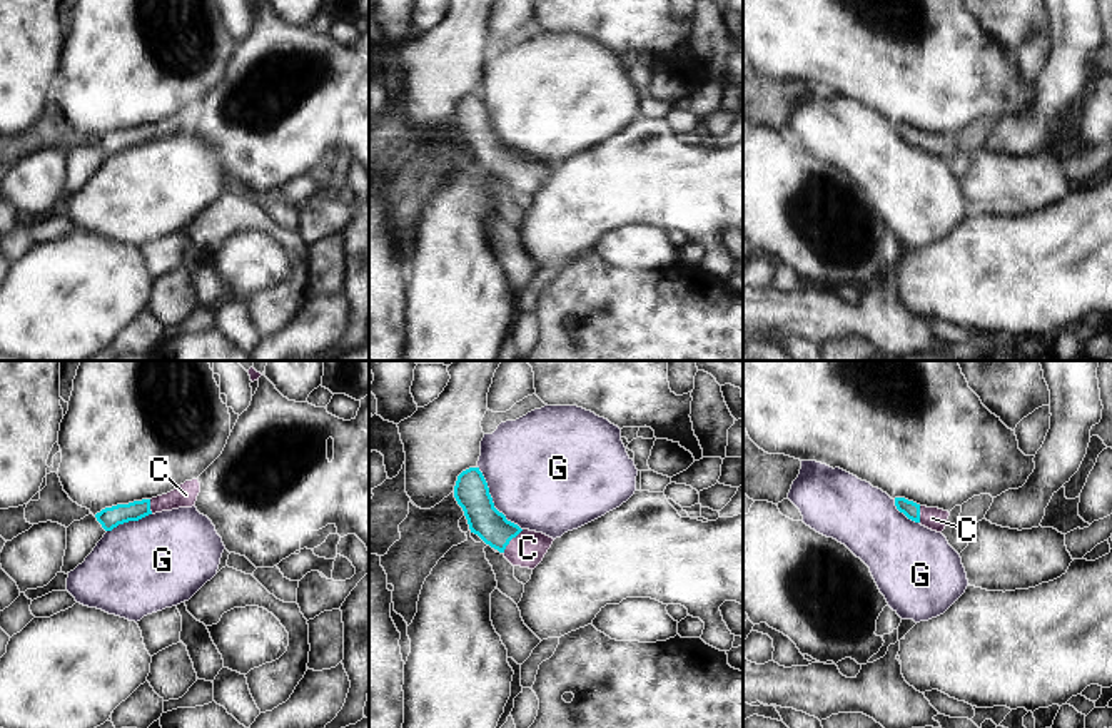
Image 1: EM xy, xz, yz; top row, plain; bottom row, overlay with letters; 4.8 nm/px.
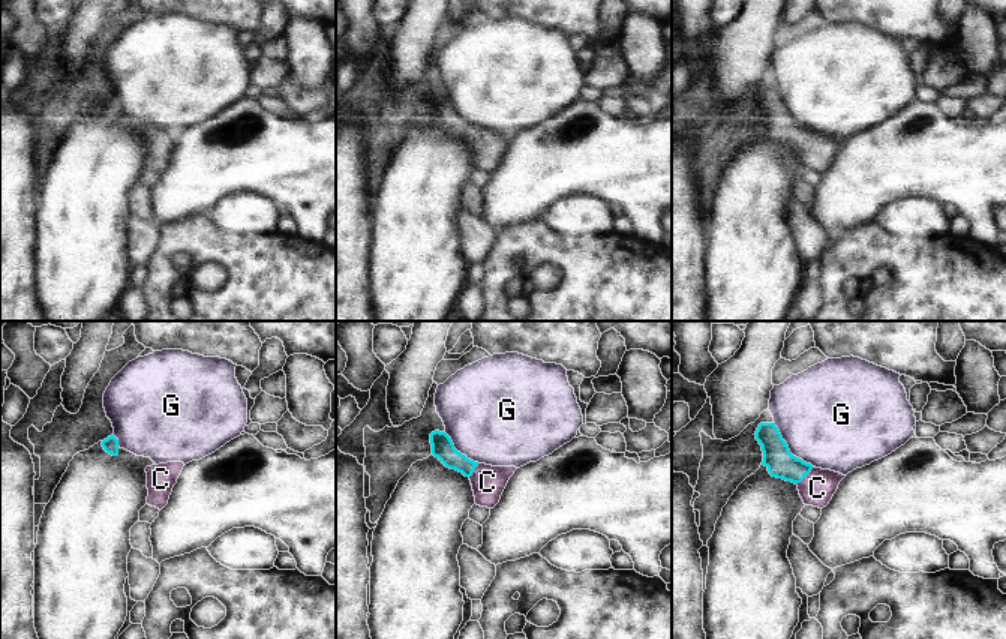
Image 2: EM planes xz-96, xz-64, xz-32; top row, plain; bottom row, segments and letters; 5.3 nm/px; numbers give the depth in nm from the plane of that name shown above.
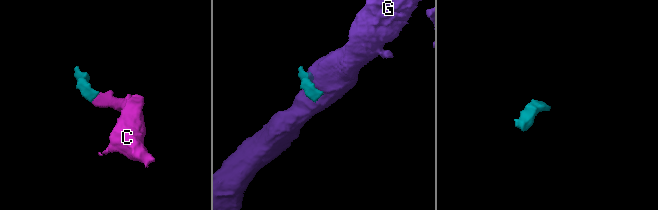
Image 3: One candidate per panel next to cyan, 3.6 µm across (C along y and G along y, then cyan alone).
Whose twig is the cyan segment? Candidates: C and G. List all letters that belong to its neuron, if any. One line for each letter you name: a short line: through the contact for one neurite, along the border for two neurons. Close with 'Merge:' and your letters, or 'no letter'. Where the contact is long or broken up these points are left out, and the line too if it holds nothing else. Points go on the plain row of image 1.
C: line xz (485, 146), (510, 166), (528, 174)
Merge: C

